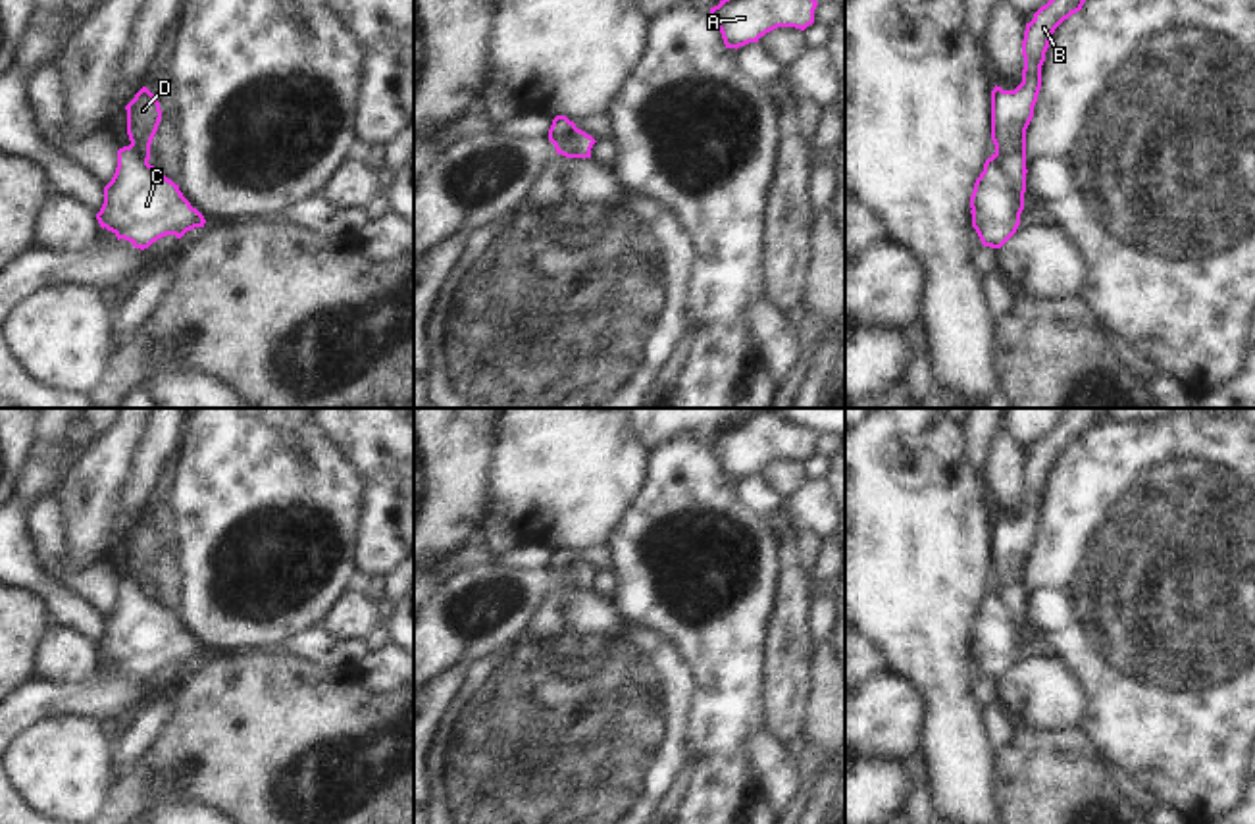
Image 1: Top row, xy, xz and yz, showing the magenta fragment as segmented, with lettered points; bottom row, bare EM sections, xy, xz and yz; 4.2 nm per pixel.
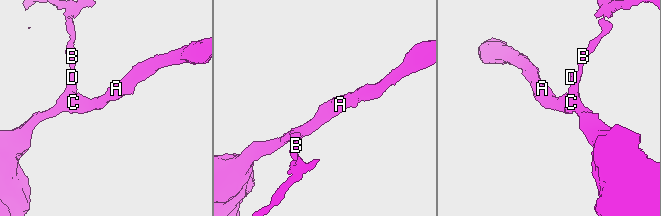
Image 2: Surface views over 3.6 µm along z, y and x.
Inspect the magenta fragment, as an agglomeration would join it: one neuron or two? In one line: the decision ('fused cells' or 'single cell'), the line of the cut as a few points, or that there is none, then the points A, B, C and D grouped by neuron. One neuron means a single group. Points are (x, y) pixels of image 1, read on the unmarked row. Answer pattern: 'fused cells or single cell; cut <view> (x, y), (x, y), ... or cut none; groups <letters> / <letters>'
fused cells; cut yz (996, 584), (1011, 615), (1023, 626); groups A C / B D

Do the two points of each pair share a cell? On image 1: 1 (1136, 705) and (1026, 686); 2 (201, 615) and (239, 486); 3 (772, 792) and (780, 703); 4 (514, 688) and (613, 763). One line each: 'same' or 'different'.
1: different
2: same
3: different
4: same

